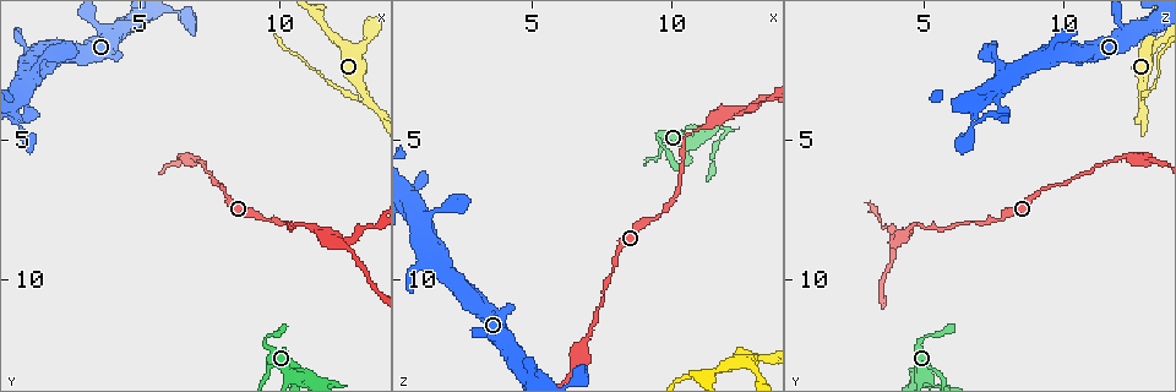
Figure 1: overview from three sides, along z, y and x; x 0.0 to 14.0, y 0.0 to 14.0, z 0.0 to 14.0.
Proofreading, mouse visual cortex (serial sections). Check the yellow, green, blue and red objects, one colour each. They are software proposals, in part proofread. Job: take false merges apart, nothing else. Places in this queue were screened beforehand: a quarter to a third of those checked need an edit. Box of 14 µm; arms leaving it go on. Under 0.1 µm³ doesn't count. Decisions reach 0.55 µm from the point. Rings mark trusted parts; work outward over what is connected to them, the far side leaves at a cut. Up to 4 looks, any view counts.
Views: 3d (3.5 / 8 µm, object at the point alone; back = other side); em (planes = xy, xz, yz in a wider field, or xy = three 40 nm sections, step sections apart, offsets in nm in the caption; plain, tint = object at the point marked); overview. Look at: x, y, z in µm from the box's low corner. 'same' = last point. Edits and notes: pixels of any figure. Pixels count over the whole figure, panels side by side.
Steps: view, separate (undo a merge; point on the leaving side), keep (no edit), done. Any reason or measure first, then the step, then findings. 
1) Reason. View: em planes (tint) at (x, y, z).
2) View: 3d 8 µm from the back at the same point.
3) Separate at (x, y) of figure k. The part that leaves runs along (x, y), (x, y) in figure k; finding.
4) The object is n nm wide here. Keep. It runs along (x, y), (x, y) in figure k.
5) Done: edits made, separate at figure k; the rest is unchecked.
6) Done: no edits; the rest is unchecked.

Narrows sharply. View: 3d 3.5 µm at (13.0, 3.2, 12.7).

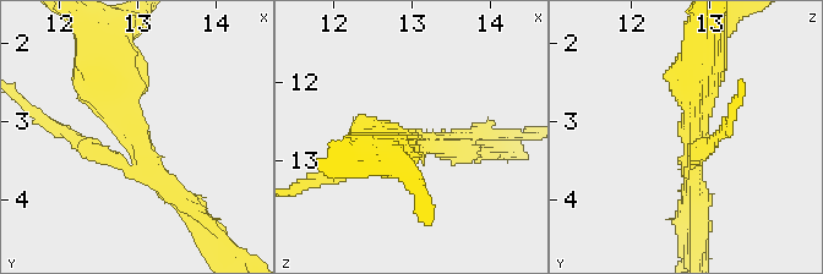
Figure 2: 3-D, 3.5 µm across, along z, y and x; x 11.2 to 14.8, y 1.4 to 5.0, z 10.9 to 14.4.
Need the tissue. View: em xy step 3 (tint) at (12.95, 3.30, 12.85).

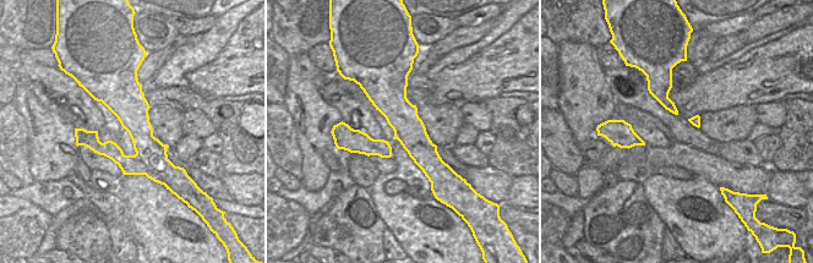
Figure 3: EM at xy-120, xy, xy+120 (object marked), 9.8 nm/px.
The arms are 200, 250, 500 nm wide. Separate at (85, 151) of figure 2. The part that leaves runs along (124, 158), (82, 147), (34, 114) in figure 2; two cells meet here.

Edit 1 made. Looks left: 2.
Abrupt turn. View: 3d 8 µm at (12.3, 8.8, 3.9).

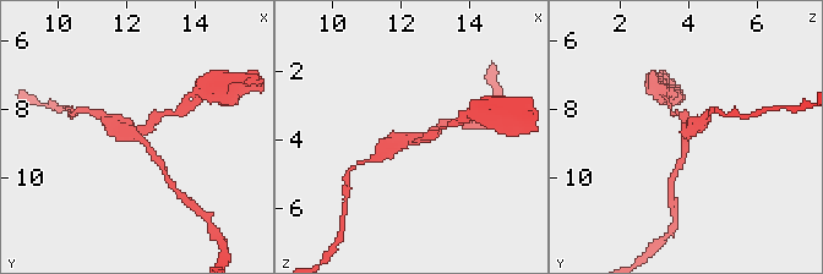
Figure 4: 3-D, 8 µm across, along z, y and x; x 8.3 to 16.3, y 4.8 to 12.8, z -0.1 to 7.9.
View: 3d 3.5 µm at (12.3, 8.8, 3.8).

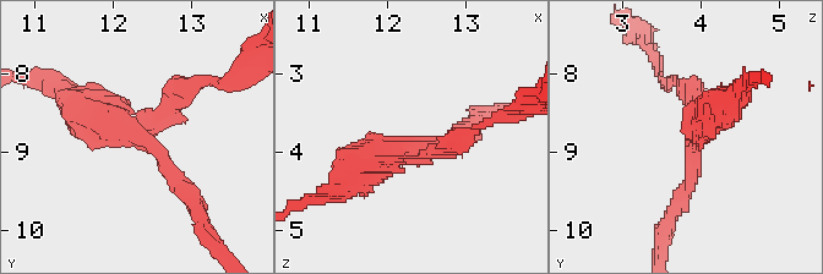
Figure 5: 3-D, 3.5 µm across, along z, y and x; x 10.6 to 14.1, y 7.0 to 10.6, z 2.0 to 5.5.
3 arms meet here. Keep. It runs along (348, 179), (472, 132) in figure 5; continuous, no second cell.

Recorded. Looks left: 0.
Done: edits made, separate at figure 2; the rest is unchecked.

